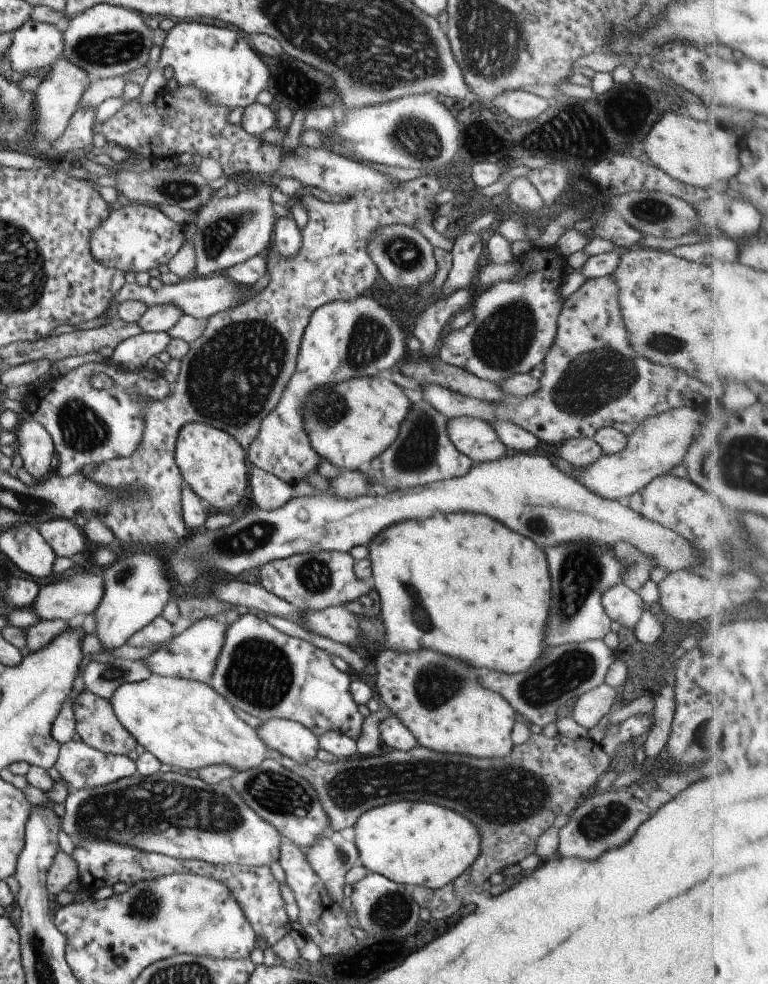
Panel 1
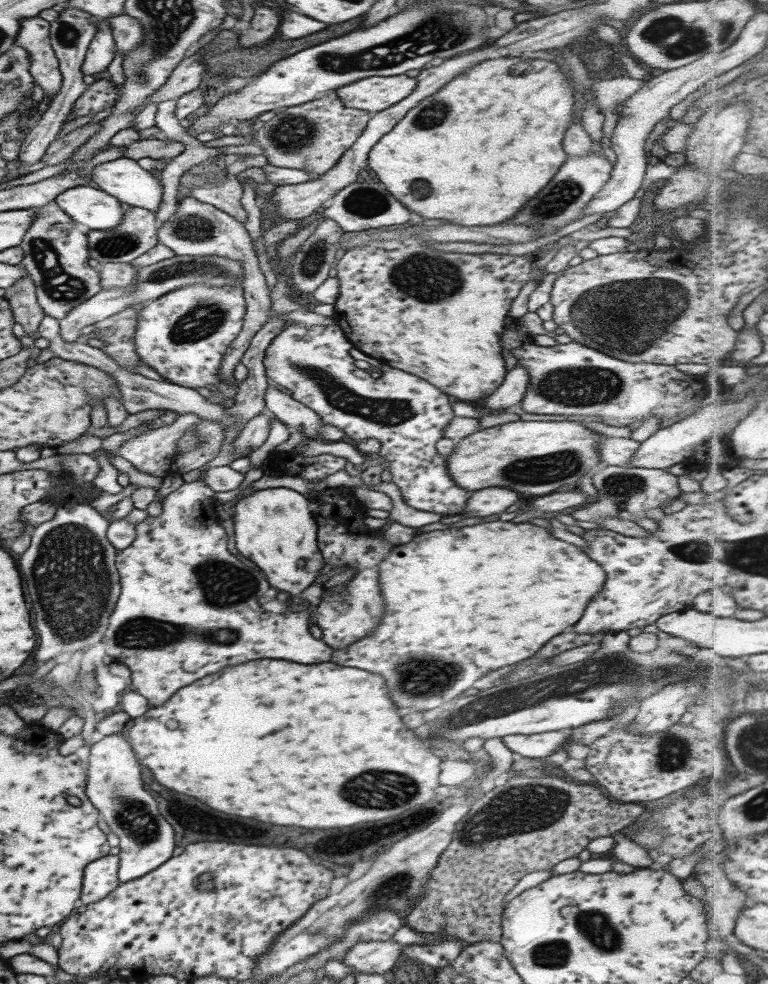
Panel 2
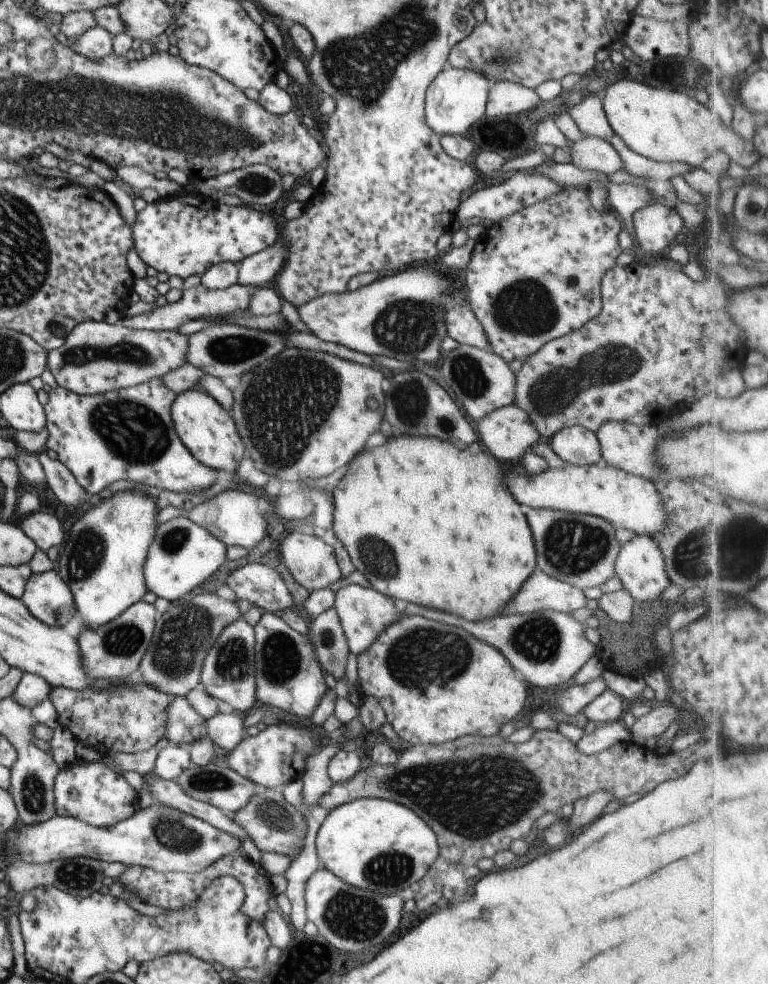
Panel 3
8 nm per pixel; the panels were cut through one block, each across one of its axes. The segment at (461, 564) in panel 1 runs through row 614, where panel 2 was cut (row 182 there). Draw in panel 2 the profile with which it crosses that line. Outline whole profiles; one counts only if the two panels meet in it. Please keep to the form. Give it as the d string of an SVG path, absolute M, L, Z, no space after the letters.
M491 58L471 66L465 74L455 76L443 88L422 98L413 108L410 108L400 118L395 126L369 149L366 168L373 170L379 182L390 192L408 211L416 213L421 218L443 218L461 226L489 226L511 218L515 212L527 203L527 200L537 194L557 172L557 168L565 160L565 152L561 150L561 138L571 124L573 118L573 88L565 74L561 74L561 60L539 60L539 58Z

